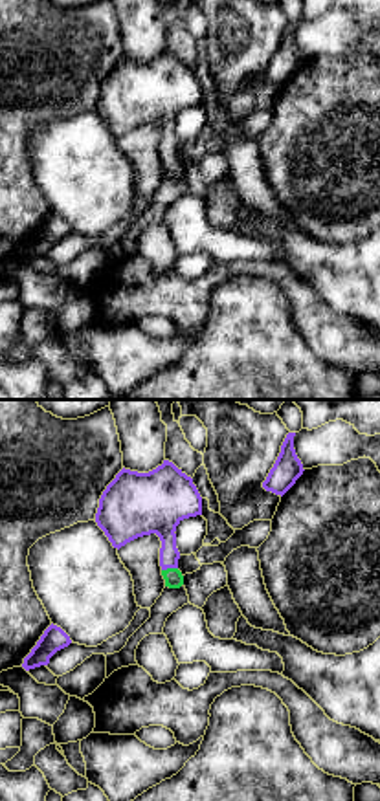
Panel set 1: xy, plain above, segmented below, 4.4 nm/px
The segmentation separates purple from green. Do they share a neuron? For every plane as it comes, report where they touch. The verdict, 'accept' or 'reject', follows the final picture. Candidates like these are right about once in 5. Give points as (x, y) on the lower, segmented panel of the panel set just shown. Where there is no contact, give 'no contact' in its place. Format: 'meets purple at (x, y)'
meets purple at (169, 567)

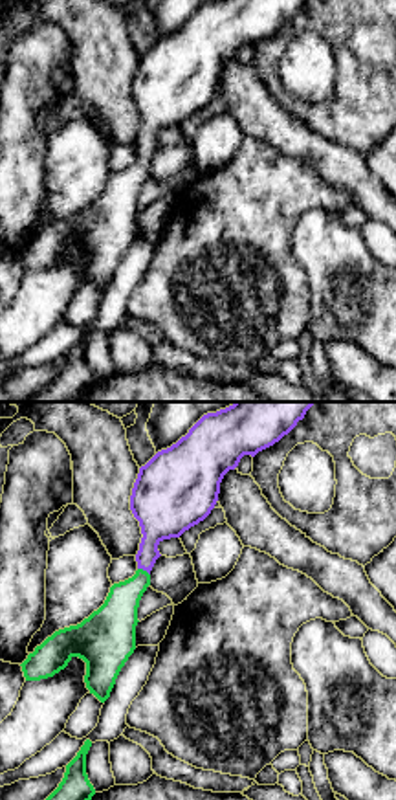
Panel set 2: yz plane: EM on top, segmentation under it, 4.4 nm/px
meets purple at (143, 569)

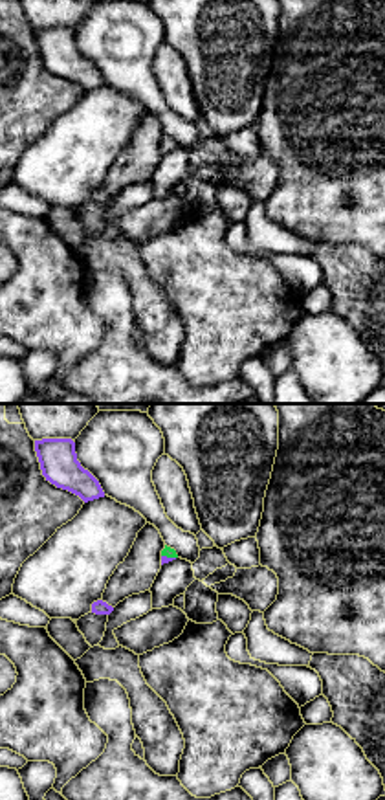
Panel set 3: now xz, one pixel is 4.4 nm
meets purple at (169, 558)

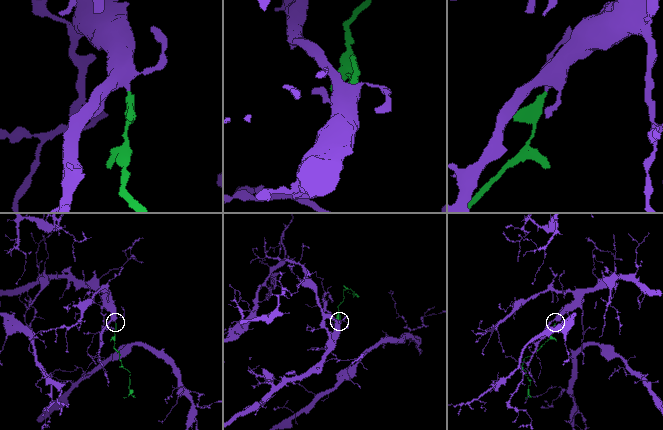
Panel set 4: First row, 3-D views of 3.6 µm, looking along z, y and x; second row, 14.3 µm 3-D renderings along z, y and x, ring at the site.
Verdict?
accept

